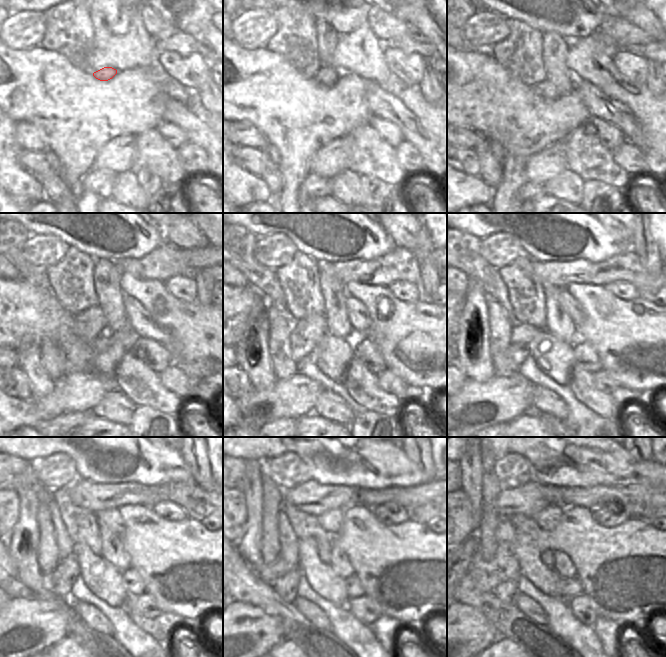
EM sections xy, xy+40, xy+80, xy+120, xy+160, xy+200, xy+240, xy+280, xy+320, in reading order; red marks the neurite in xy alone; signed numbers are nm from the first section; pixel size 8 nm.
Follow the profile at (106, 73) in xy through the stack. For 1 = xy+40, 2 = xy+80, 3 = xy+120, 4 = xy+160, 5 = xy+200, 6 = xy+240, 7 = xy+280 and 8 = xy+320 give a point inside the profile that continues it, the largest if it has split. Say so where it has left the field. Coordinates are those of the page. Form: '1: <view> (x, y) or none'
1: xy+40 (326, 76)
2: xy+80 (546, 90)
3: xy+120 (87, 325)
4: xy+160 (305, 333)
5: xy+200 (522, 334)
6: xy+240 (67, 571)
7: xy+280 (285, 586)
8: xy+320 (507, 591)

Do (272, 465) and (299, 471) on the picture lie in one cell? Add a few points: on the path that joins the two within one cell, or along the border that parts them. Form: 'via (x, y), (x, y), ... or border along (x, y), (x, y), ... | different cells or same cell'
via (279, 468), (292, 471) | same cell

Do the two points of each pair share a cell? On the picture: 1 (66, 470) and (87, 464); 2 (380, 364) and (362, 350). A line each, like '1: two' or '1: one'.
1: two
2: one

